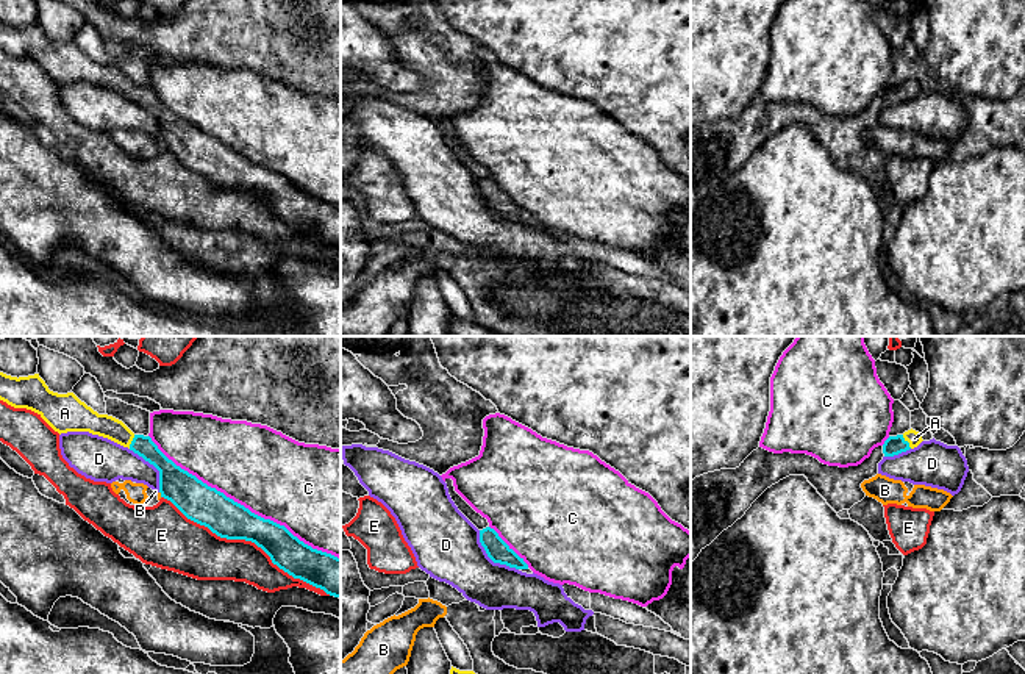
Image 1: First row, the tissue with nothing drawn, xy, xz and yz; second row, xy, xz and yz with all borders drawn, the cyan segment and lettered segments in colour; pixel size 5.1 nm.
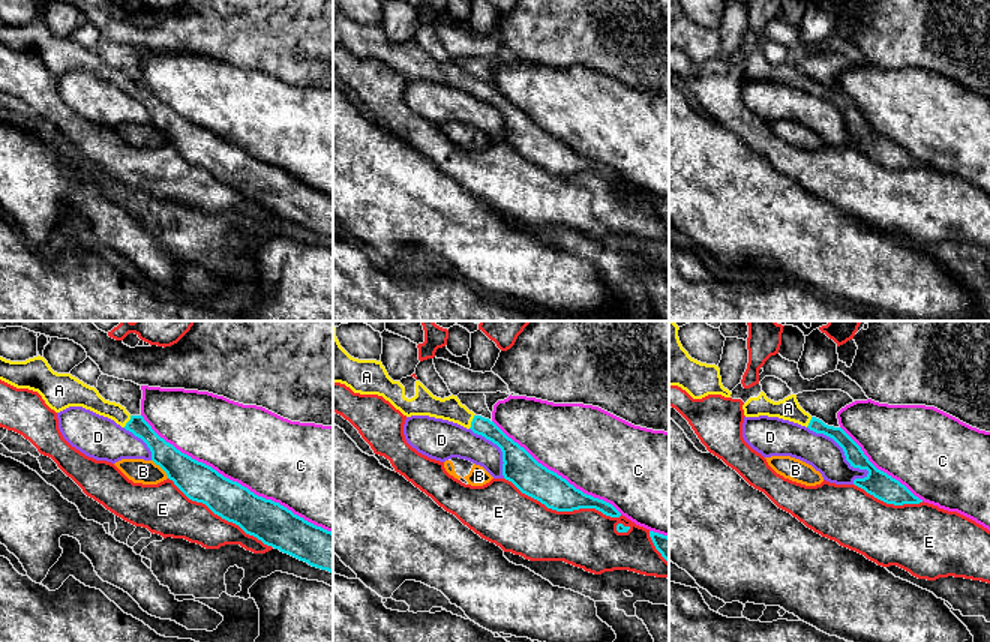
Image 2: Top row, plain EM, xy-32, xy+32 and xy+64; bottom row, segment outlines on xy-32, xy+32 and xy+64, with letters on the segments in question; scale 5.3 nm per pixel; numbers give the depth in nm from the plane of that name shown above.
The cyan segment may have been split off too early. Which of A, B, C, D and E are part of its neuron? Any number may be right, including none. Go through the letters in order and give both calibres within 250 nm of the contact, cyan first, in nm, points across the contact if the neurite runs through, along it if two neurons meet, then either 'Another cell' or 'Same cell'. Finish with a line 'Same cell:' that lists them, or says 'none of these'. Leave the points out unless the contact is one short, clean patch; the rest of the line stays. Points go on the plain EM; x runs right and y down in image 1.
A: Thickness 100 nm (cyan) against 80 nm. Path across: yz (892, 96), (907, 91), (914, 88). Same cell
B: Thickness 200 nm (cyan) against 20 nm. Another cell
C: Thickness 200 nm (cyan) against 420 nm. Another cell
D: Thickness 110 nm (cyan) against 340 nm. Another cell
E: Thickness 200 nm (cyan) against 260 nm. Another cell
Same cell: A

